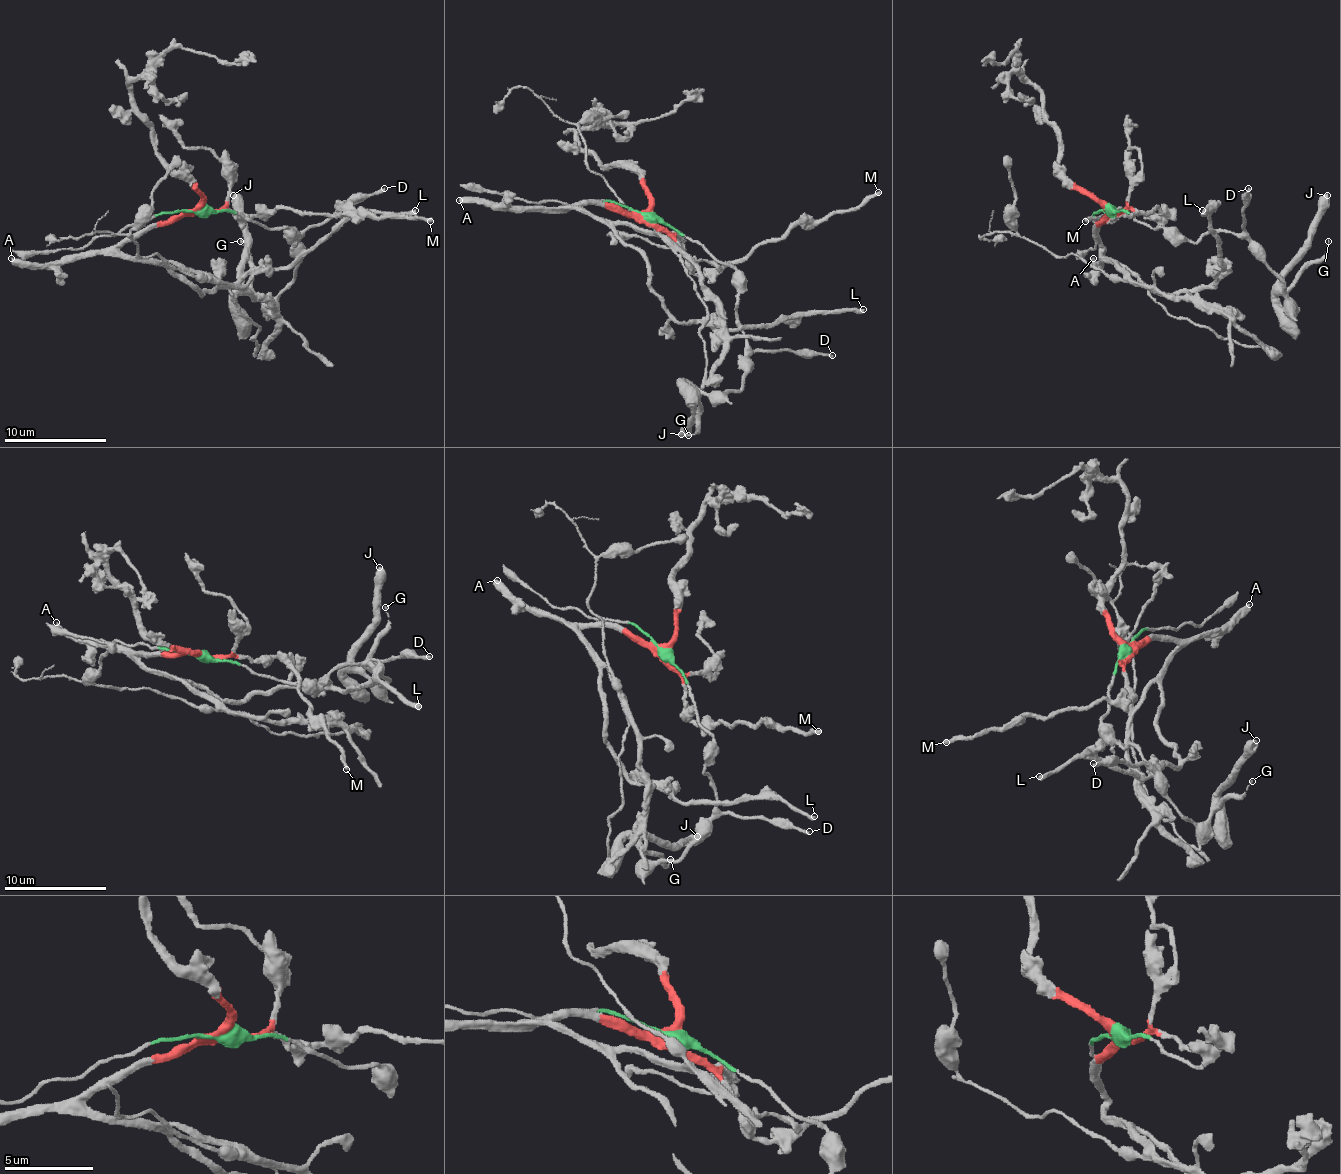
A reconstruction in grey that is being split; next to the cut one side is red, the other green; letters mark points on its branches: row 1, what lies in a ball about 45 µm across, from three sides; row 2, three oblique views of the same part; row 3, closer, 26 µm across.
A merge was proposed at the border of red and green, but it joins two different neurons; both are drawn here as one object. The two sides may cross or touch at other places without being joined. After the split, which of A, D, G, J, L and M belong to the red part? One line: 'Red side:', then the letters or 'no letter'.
Red side: A, L, M

